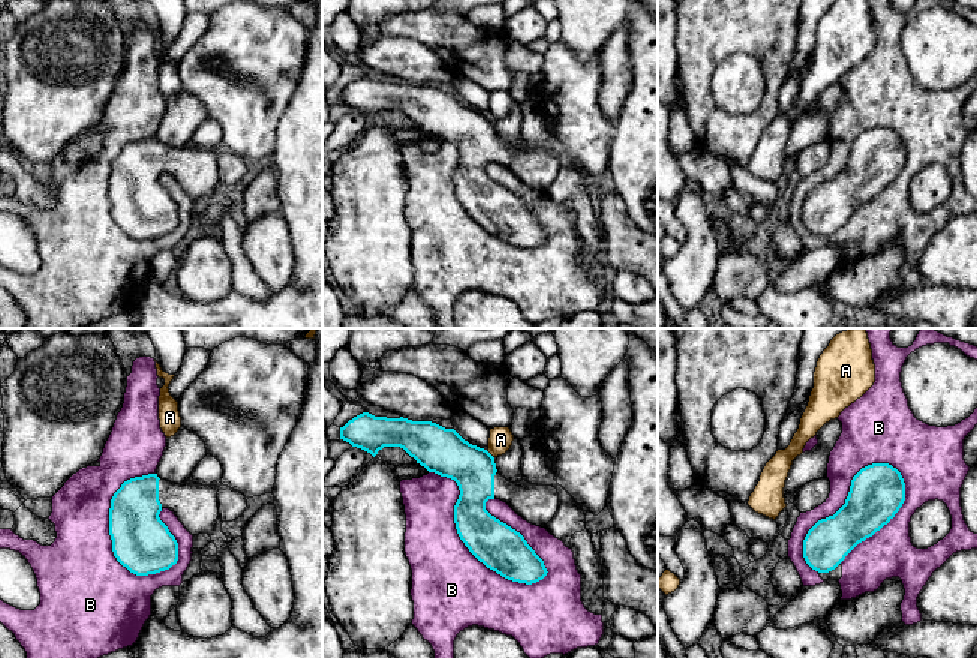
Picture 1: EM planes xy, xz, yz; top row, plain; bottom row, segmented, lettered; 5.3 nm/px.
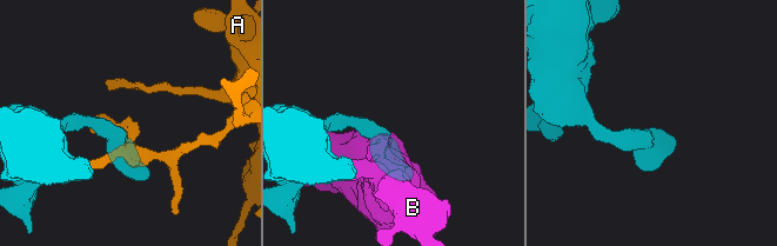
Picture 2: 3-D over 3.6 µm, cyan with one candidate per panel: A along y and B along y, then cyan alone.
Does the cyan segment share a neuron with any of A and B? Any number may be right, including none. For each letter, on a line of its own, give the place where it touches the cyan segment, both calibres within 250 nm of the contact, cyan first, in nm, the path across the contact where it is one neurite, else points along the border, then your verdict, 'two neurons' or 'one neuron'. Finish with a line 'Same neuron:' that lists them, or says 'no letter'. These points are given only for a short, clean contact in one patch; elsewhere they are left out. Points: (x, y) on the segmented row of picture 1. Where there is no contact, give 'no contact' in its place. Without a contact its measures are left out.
A: meets cyan in xz at (490, 454); 240 nm thick on the cyan side, 130 nm on the other; two neurons
B: meets cyan in xz at (463, 541); 240 nm thick on the cyan side, 400 nm on the other; two neurons
Same neuron: no letter

